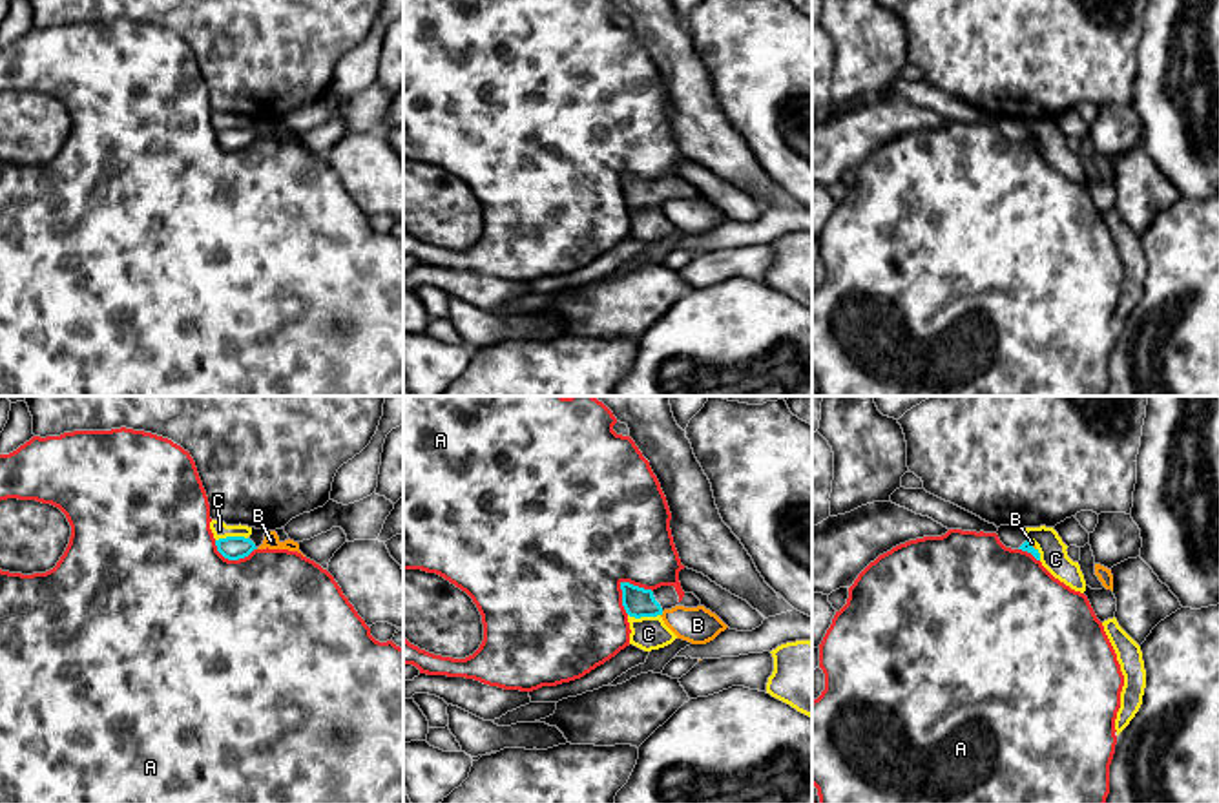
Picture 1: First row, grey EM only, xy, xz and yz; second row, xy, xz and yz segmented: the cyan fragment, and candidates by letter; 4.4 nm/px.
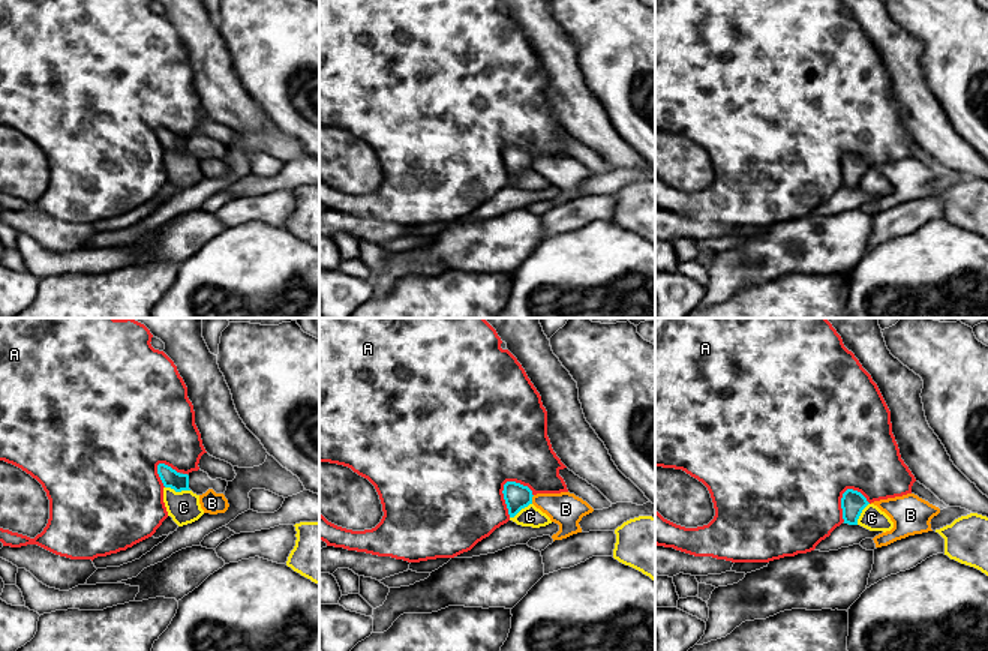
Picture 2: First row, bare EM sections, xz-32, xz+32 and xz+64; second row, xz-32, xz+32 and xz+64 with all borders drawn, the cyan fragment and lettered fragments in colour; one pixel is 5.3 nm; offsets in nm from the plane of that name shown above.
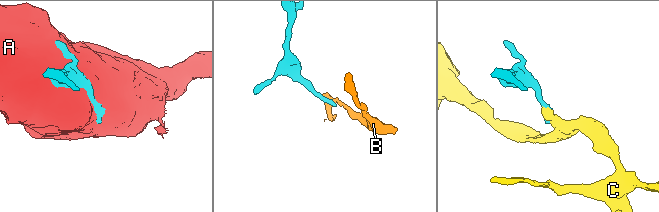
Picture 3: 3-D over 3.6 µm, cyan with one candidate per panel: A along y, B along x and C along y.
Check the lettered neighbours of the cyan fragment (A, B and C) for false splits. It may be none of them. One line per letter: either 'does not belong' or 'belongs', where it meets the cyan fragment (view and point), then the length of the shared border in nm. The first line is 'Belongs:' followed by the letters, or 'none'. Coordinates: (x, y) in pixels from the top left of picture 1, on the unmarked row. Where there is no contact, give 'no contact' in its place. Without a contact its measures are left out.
Belongs: none
A: does not belong; meets cyan in xz at (623, 174); contact 160 nm long
B: does not belong; meets cyan in yz at (1031, 137); contact 50 nm long
C: does not belong; meets cyan in xy at (230, 128); contact 140 nm long

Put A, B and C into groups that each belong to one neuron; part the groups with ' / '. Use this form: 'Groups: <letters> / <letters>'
Groups: A / B / C

